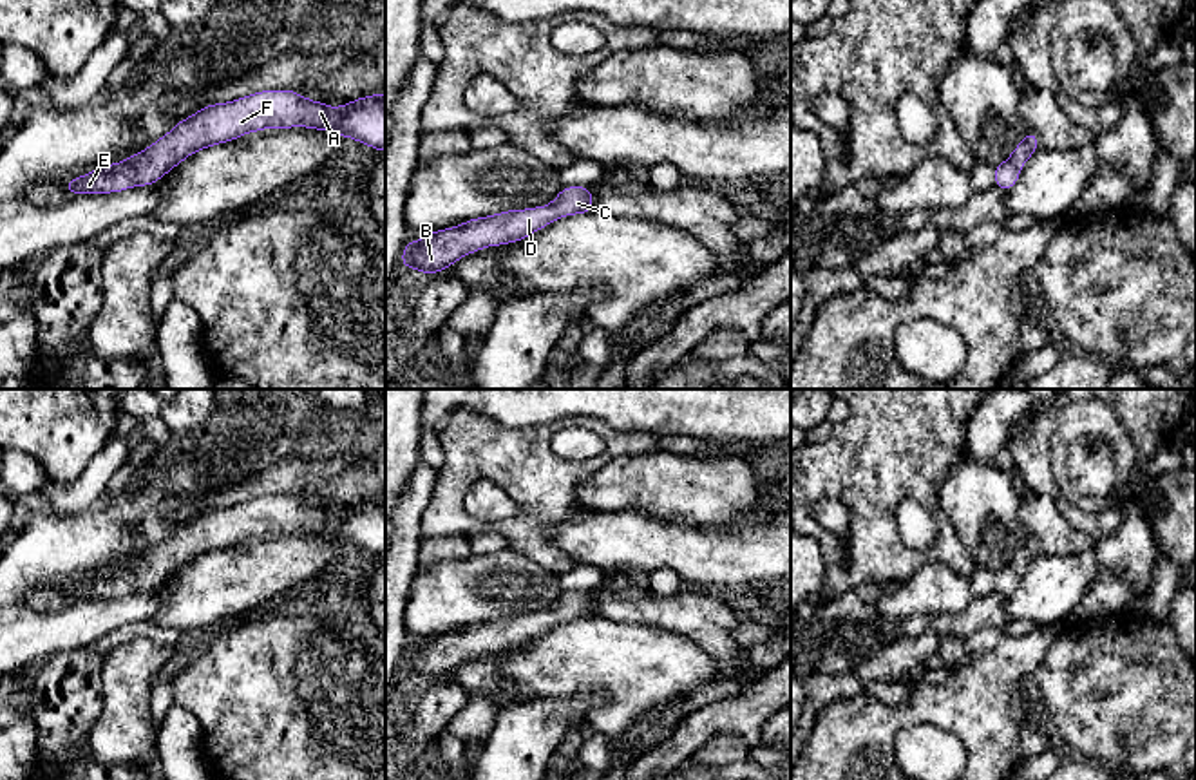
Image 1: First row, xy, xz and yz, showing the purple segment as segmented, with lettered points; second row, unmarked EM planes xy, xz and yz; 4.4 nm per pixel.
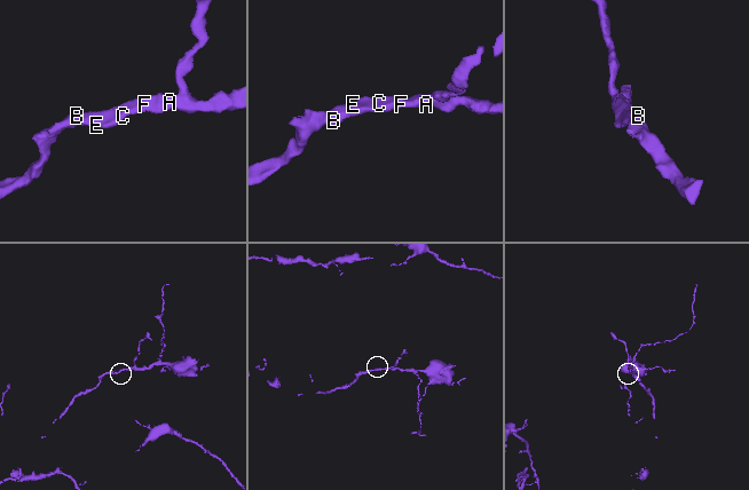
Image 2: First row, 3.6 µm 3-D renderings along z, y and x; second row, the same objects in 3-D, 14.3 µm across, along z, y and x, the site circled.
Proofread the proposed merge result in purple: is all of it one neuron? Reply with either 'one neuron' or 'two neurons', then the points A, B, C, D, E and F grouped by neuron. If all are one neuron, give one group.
one neuron; groups A B C D E F

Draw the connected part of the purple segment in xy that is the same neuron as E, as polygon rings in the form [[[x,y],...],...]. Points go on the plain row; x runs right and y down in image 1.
[[[290,494],[259,496],[228,509],[212,509],[177,527],[170,537],[145,556],[116,570],[101,568],[85,581],[65,585],[63,594],[71,601],[103,601],[125,597],[130,592],[148,592],[203,554],[271,532],[329,536],[384,559],[385,499],[362,501],[337,514]]]

